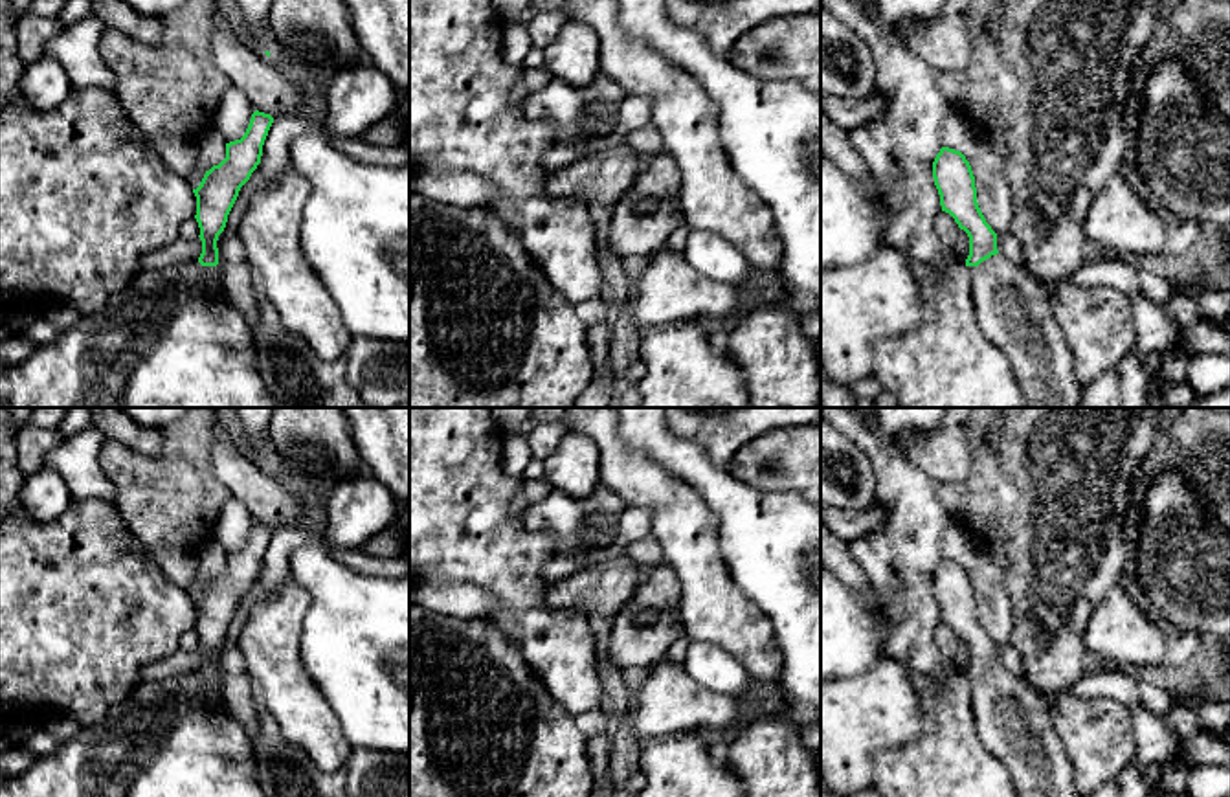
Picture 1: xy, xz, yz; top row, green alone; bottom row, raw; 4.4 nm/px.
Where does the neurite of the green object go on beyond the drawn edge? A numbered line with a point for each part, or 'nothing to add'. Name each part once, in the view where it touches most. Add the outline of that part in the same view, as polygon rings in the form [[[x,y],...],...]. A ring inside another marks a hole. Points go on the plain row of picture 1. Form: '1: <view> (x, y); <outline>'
1: yz (1012, 720); [[[1001,665],[967,679],[977,733],[1010,771],[1017,795],[1079,797],[1072,764],[1050,722],[1052,700]]]

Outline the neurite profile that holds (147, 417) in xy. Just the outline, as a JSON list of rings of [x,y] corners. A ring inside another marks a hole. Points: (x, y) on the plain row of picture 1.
[[[116,408],[141,428],[163,430],[193,408]]]

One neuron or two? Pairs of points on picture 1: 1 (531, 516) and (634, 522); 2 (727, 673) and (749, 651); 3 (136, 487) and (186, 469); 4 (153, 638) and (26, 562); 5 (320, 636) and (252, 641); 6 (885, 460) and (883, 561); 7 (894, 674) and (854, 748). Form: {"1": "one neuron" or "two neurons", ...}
{"1": "one neuron", "2": "two neurons", "3": "one neuron", "4": "one neuron", "5": "two neurons", "6": "one neuron", "7": "one neuron"}

